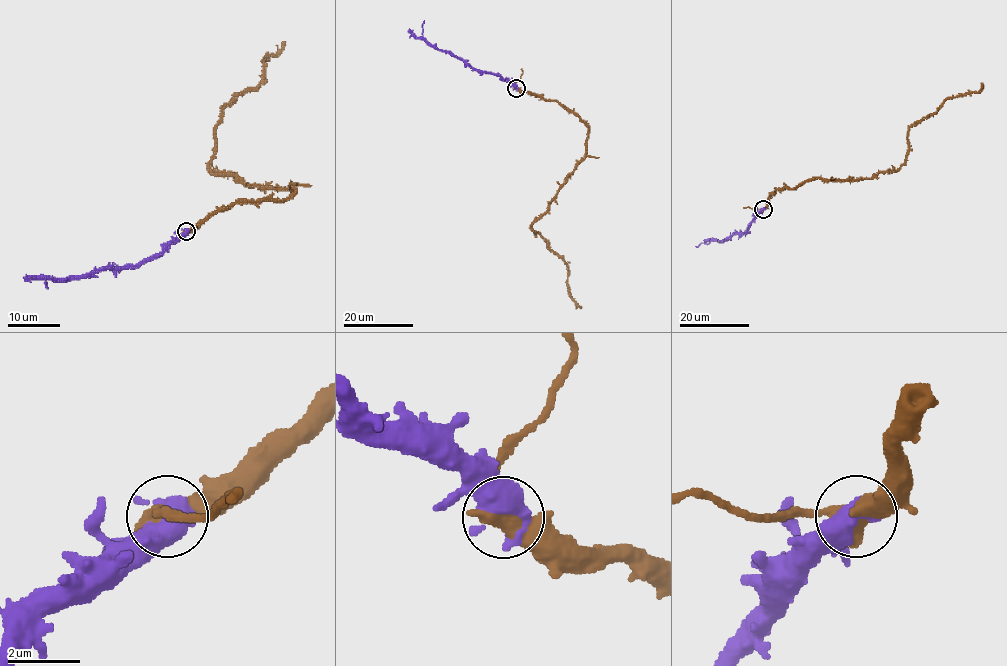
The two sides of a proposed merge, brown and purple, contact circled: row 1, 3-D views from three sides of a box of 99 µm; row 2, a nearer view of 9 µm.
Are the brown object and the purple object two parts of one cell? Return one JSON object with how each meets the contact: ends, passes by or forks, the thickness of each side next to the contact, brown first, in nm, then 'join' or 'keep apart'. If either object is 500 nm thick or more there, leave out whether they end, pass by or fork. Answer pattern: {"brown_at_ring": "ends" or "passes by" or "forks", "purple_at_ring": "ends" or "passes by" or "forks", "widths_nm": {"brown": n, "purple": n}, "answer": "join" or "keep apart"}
{"widths_nm": {"brown": 550, "purple": 550}, "answer": "join"}

